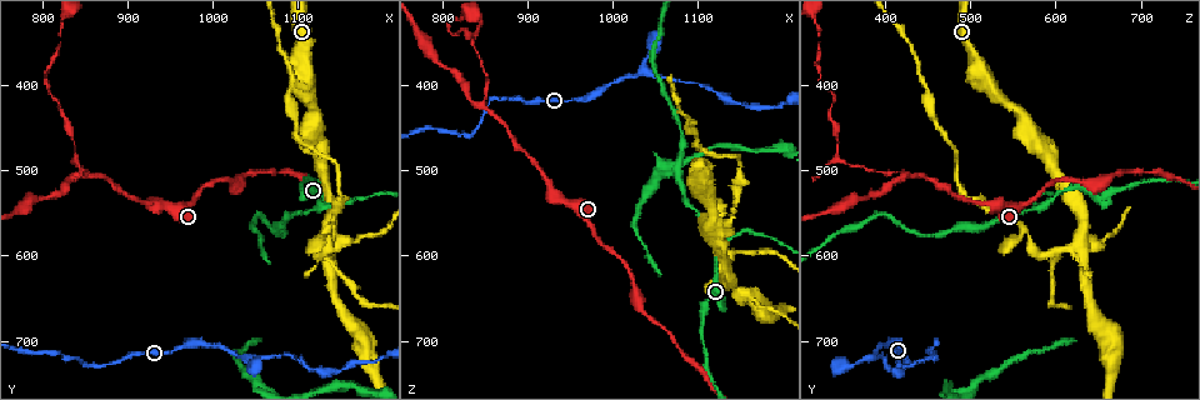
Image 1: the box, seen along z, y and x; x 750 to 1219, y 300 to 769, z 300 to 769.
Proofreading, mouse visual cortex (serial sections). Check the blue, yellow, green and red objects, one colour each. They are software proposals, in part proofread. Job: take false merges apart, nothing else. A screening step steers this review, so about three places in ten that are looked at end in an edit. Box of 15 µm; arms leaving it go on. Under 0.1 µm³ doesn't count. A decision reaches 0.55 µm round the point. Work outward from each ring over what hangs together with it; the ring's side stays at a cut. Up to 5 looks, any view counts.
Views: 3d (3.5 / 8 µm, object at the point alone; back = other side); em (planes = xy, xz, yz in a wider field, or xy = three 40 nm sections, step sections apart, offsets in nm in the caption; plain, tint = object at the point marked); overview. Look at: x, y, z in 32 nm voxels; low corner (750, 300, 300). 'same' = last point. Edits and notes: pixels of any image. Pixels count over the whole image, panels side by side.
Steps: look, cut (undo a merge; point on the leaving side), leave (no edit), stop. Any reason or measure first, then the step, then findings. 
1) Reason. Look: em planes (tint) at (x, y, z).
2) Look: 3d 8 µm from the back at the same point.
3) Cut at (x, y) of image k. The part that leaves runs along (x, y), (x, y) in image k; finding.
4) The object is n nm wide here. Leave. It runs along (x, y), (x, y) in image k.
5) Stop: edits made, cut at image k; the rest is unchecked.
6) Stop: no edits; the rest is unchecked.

A narrow waist. Look: 3d 8 µm from the back at (1130, 590, 625).

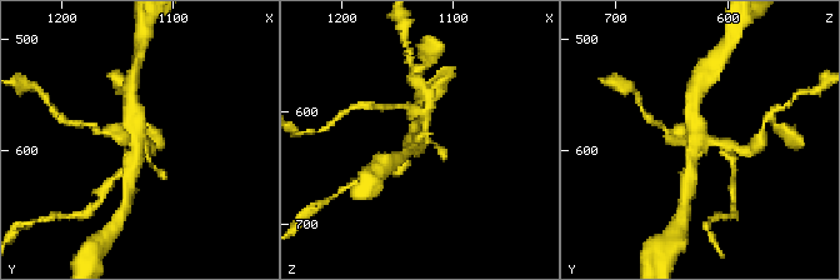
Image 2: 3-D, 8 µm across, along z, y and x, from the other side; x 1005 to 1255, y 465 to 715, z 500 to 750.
Need the tissue. Look: em xy step 3 (tint) at (1134, 584, 624).

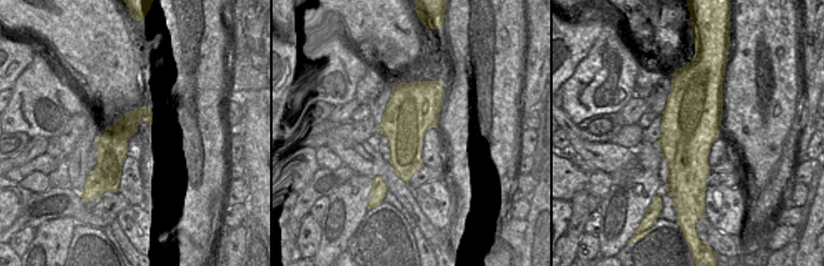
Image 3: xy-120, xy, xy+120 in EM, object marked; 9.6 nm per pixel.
Cut at (110, 130) of image 2. A second cell is stuck on.

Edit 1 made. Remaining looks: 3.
Branch point. Look: 3d 3.5 µm at (1125, 540, 585).

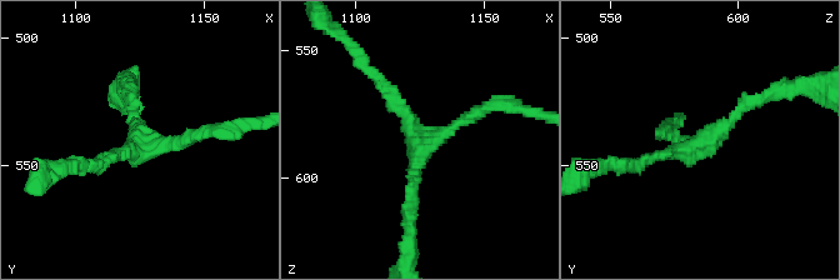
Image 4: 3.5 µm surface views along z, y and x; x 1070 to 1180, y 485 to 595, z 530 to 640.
3 arms meet here; the arms are 150, 150, 200 nm wide; now the EM. Look: em xy step 3 (tint) at (1126, 543, 587).

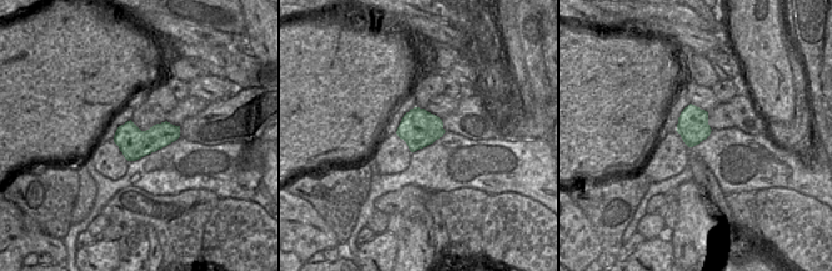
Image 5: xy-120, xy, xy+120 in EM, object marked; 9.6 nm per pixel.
Leave. It runs along (769, 95), (701, 149), (640, 164) in image 4; one cell here.

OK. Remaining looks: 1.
Stop: edits made, cut at image 2; the rest is unchecked.

